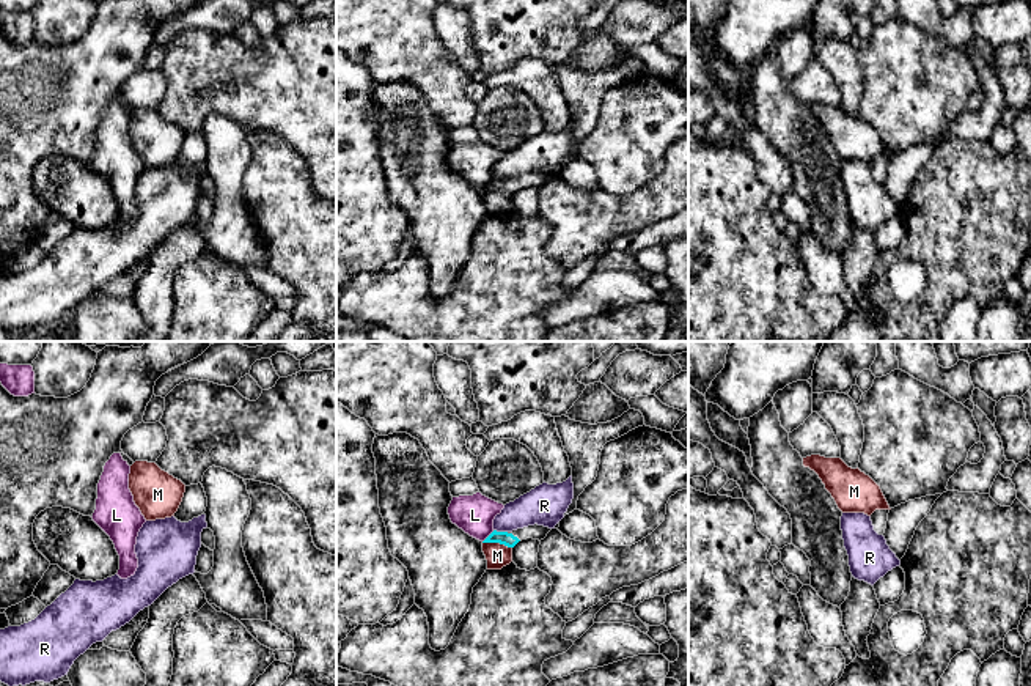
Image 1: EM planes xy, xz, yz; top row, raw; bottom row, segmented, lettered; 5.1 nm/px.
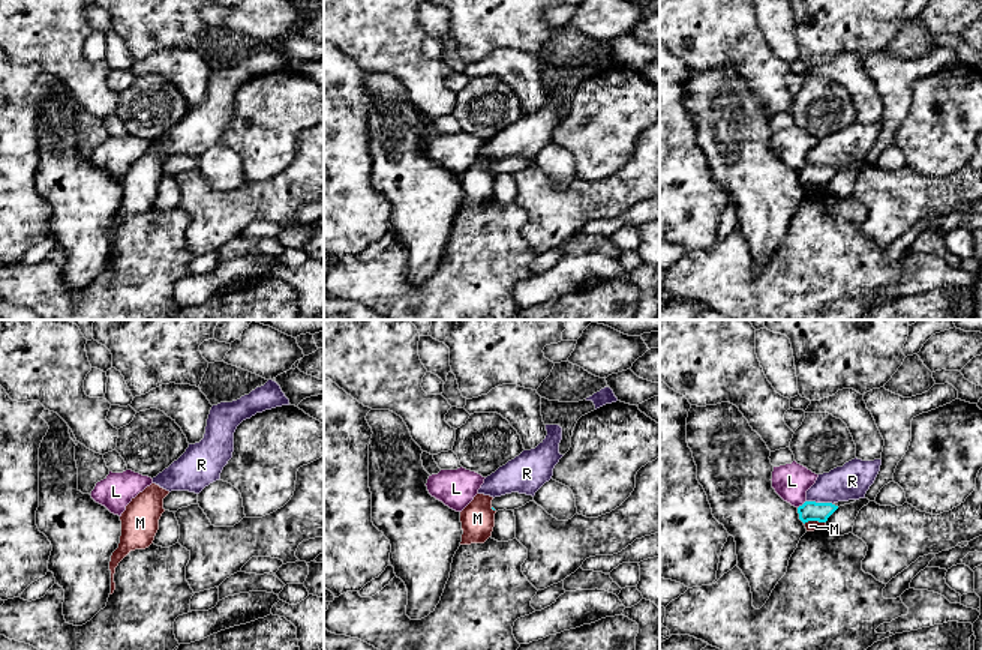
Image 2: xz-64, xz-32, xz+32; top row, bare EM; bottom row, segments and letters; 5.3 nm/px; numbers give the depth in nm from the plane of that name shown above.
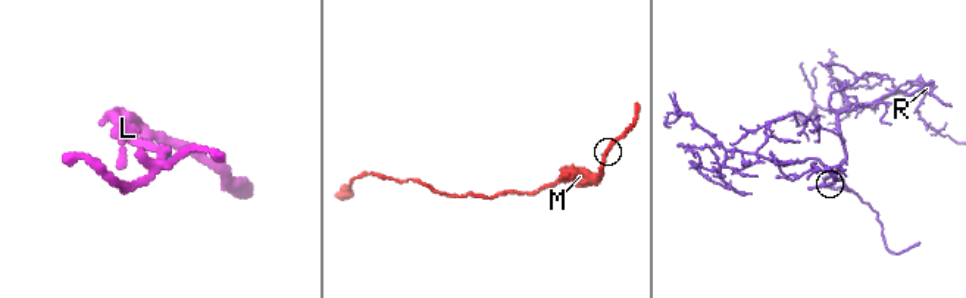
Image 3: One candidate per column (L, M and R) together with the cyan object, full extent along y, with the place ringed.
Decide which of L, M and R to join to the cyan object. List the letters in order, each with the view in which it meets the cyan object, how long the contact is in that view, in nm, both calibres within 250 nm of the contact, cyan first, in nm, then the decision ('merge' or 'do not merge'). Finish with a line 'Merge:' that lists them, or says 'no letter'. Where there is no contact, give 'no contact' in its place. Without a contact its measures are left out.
L: xz | 90 nm | 70/200 nm | do not merge
M: xz | 160 nm | 70/120 nm | do not merge
R: xz | 70 nm | 70/190 nm | do not merge
Merge: no letter

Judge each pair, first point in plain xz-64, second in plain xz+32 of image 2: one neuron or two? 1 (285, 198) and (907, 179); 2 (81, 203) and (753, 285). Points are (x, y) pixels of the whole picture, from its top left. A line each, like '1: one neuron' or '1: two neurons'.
1: one neuron
2: two neurons

